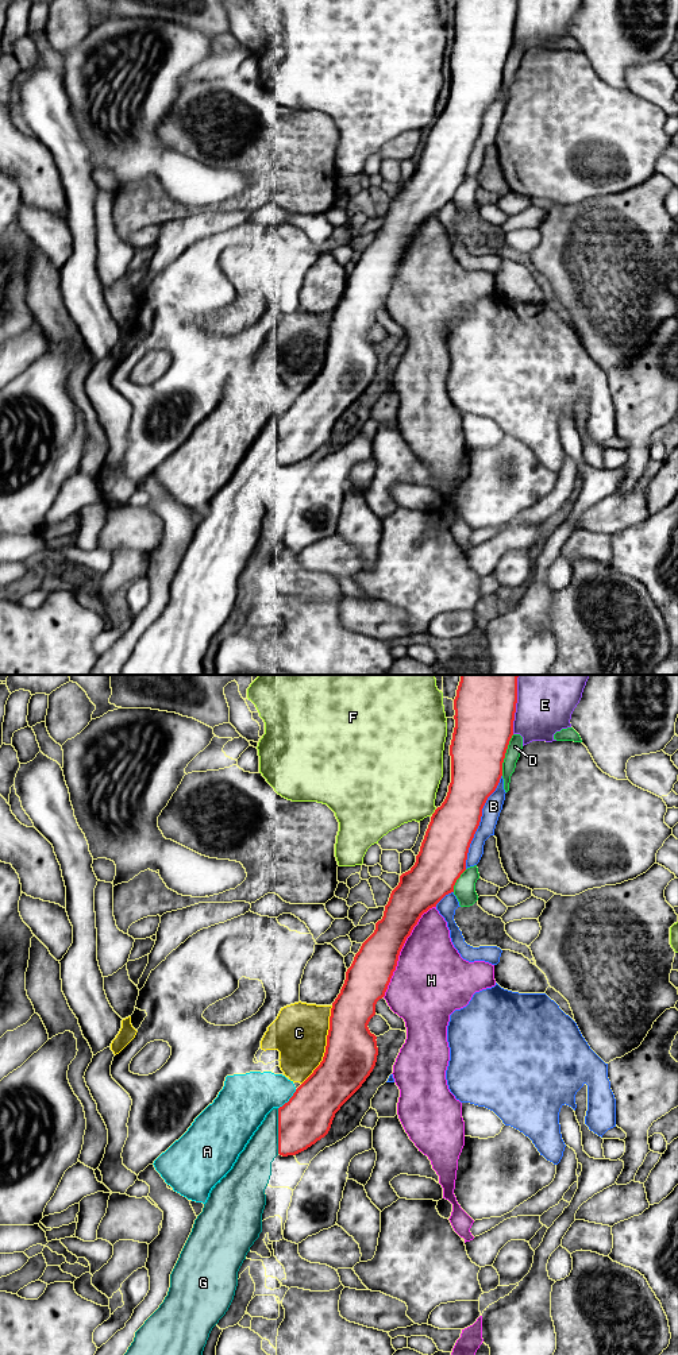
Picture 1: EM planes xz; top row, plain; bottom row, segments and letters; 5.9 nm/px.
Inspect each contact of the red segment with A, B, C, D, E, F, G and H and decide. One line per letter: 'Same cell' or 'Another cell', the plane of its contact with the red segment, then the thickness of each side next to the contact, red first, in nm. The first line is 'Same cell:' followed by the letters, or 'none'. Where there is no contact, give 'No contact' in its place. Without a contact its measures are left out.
Same cell: G
A: Another cell. Touches red in xz. Thickness 300 nm (red) against 300 nm
B: Another cell. Touches red in xz. Thickness 280 nm (red) against 110 nm
C: Another cell. Touches red in xz. Thickness 300 nm (red) against 320 nm
D: Another cell. Touches red in xz. Thickness 360 nm (red) against 90 nm
E: Another cell. Touches red in xz. Thickness 360 nm (red) against 280 nm
F: Another cell. Touches red in xz. Thickness 280 nm (red) against 420 nm
G: Same cell. Touches red in xz. Thickness 300 nm (red) against 200 nm
H: Another cell. Touches red in xz. Thickness 260 nm (red) against 440 nm

